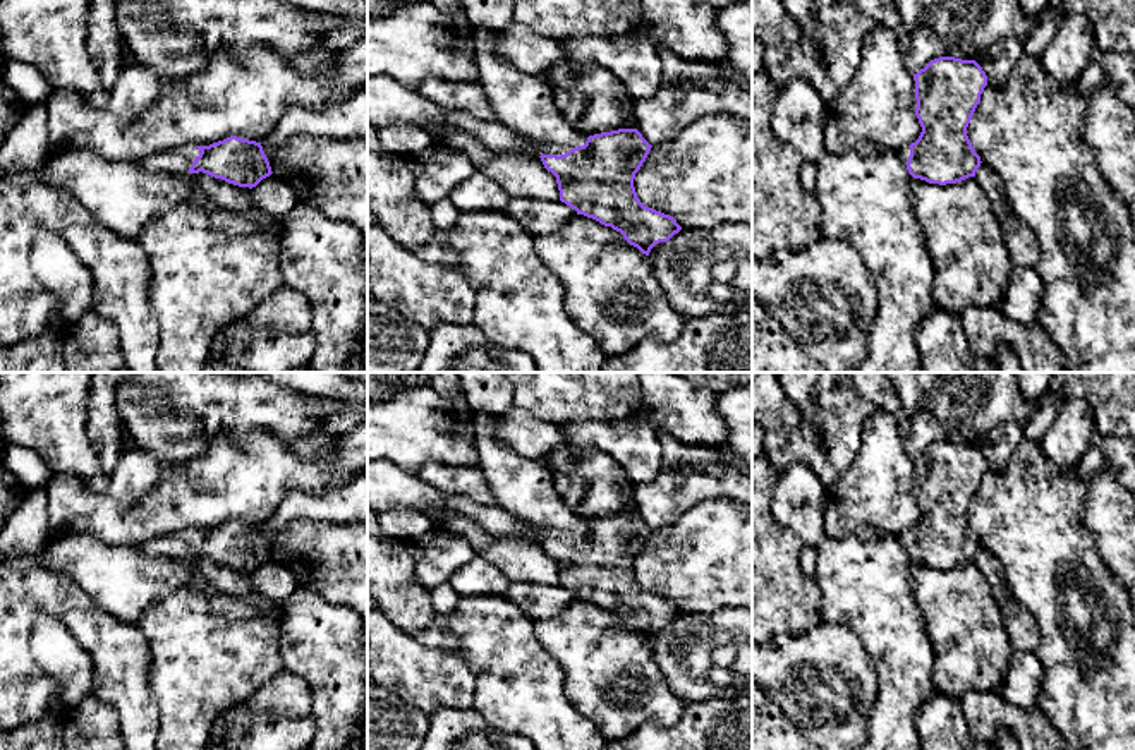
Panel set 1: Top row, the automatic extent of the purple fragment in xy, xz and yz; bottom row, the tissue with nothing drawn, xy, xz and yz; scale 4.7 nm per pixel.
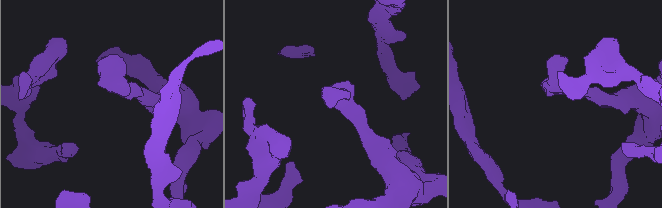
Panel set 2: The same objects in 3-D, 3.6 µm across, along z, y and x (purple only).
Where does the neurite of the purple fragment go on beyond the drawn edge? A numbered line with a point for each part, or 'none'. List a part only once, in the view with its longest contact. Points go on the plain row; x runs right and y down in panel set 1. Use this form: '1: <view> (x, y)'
1: xz (521, 486)

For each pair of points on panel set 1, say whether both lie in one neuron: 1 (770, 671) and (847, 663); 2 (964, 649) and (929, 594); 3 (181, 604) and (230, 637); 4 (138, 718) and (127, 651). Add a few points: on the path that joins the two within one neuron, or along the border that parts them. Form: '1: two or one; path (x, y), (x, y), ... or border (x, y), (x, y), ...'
1: one; path (789, 656), (828, 656)
2: one; path (964, 635), (964, 629), (943, 608)
3: one; path (191, 616), (212, 637), (218, 637)
4: one; path (133, 701), (127, 692), (127, 668)

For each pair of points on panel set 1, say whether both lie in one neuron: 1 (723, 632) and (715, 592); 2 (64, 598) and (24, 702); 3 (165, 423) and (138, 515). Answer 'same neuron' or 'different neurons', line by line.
1: different neurons
2: same neuron
3: different neurons

